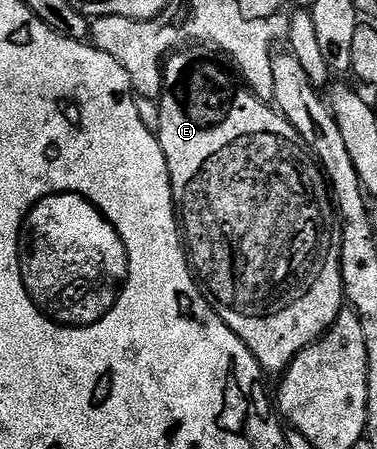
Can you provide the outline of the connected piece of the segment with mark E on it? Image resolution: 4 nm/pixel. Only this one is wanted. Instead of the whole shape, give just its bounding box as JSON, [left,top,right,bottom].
[156,47,344,375]

